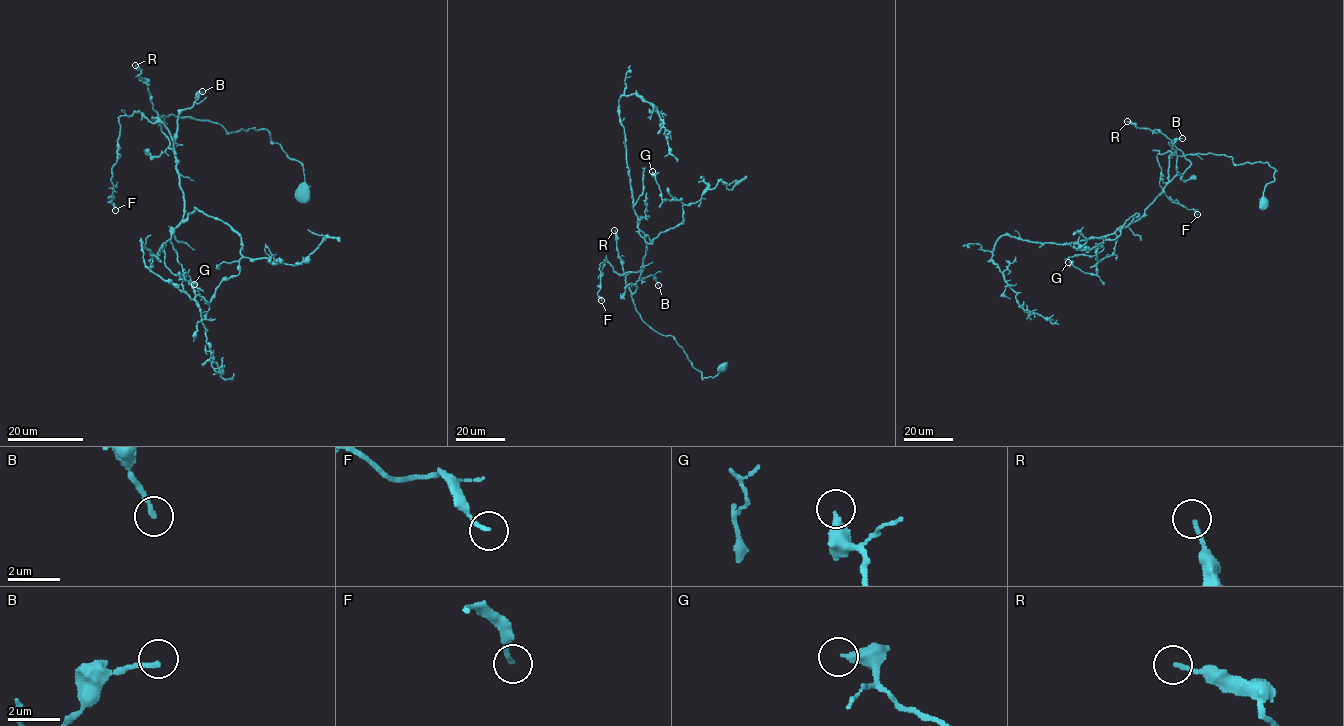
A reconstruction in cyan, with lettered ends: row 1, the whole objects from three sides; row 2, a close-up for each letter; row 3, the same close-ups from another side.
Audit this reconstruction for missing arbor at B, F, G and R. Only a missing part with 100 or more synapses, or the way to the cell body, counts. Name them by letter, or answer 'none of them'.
none of them

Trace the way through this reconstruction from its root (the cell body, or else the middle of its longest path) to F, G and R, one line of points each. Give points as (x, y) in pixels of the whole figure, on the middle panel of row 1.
F: (722, 368), (702, 378), (672, 336), (642, 319), (625, 283), (630, 272), (618, 274), (604, 260), (601, 300)
G: (722, 368), (702, 378), (633, 302), (645, 237), (683, 223), (682, 199), (663, 200), (652, 171)
R: (722, 368), (713, 378), (702, 378), (672, 336), (658, 333), (642, 319), (618, 256), (614, 230)

